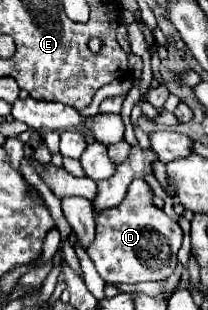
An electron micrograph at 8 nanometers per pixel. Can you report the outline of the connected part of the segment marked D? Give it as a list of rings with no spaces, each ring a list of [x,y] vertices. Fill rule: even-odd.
[[[135,179],[127,191],[127,197],[117,207],[95,215],[97,233],[93,243],[87,247],[87,255],[105,283],[165,281],[175,271],[183,231],[179,223],[167,217],[163,209],[157,209],[151,199],[151,187],[145,181]]]

